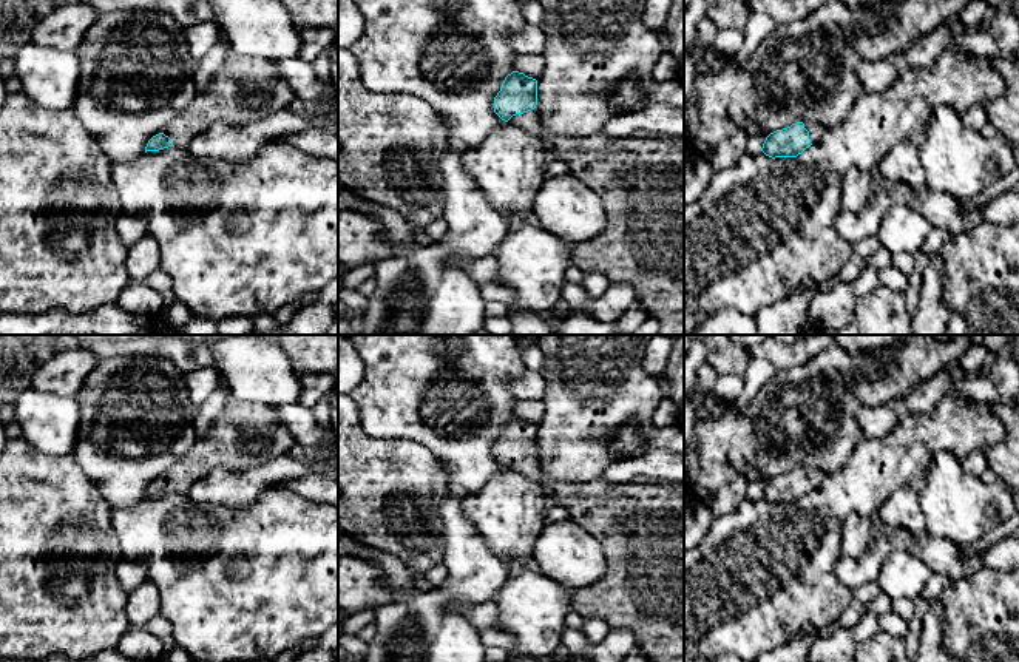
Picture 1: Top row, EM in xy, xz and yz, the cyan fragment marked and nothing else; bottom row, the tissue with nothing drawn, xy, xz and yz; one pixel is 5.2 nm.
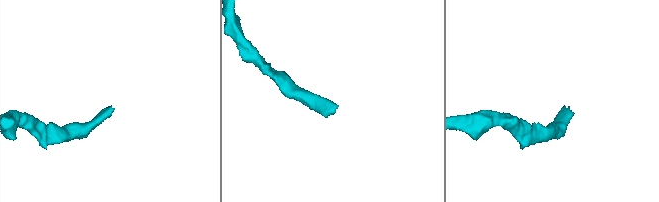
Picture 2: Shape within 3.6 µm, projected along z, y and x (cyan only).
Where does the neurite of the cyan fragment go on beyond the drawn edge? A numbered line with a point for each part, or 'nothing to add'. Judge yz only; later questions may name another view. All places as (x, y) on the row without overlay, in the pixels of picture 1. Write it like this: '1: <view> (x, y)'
1: yz (815, 476)

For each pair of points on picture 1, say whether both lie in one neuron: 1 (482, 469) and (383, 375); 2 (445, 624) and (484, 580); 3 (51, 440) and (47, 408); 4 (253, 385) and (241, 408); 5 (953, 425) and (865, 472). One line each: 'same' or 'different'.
1: same
2: same
3: same
4: different
5: same

